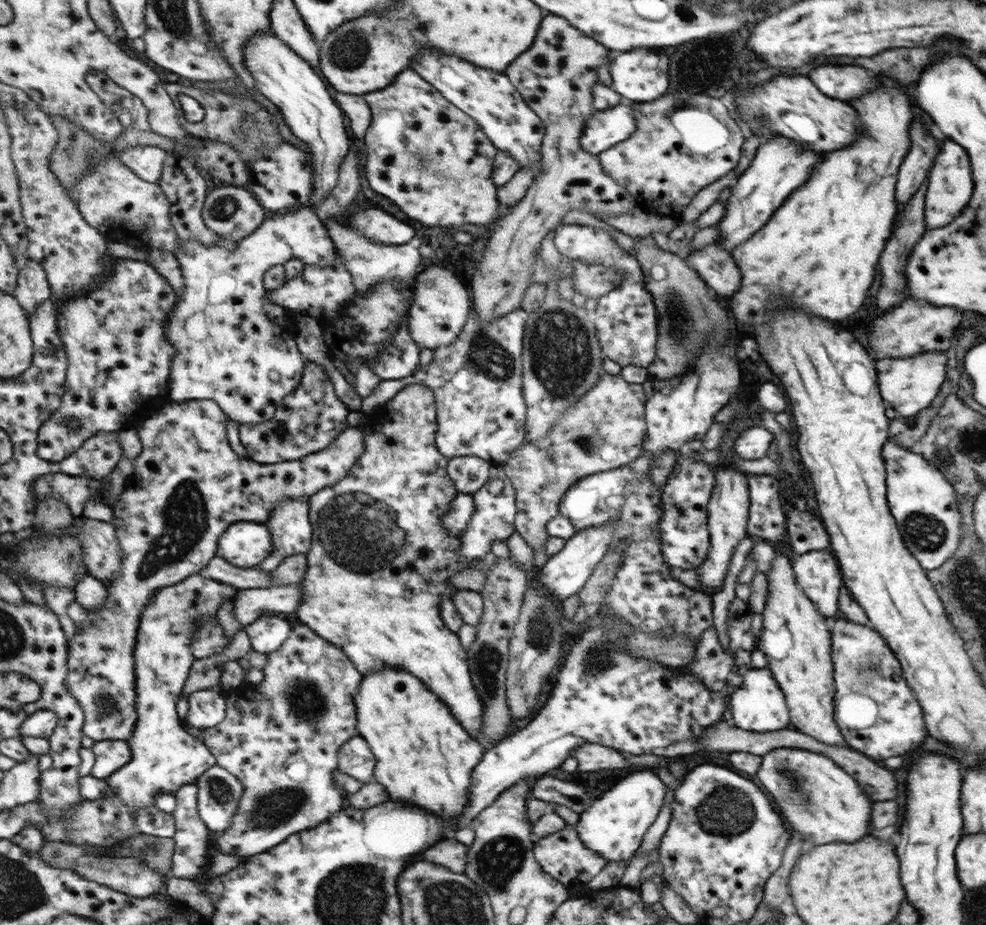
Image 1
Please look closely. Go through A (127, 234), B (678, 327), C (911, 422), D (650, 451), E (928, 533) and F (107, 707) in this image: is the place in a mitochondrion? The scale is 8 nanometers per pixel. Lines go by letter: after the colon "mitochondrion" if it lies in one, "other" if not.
A: other
B: mitochondrion
C: other
D: other
E: mitochondrion
F: mitochondrion

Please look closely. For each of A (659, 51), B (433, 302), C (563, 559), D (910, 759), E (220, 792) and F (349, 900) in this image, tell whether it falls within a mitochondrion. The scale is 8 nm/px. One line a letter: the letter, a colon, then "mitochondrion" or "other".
A: other
B: other
C: other
D: other
E: mitochondrion
F: mitochondrion

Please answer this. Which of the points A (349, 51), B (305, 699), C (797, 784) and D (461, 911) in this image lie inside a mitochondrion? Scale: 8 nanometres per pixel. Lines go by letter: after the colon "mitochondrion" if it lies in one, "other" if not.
A: mitochondrion
B: mitochondrion
C: mitochondrion
D: mitochondrion

